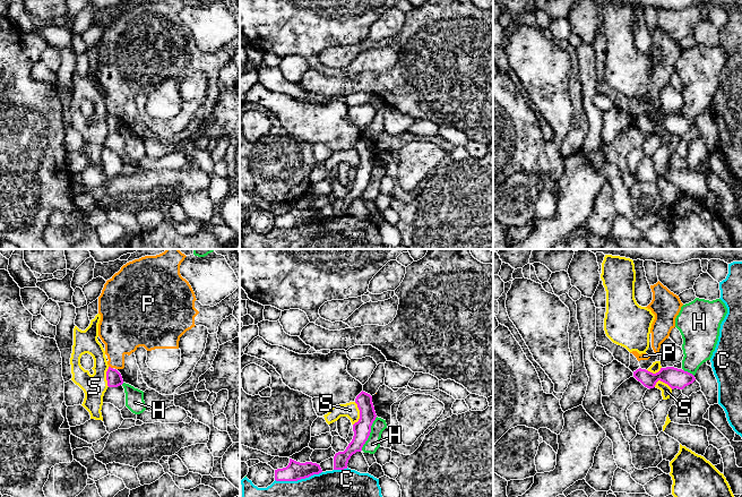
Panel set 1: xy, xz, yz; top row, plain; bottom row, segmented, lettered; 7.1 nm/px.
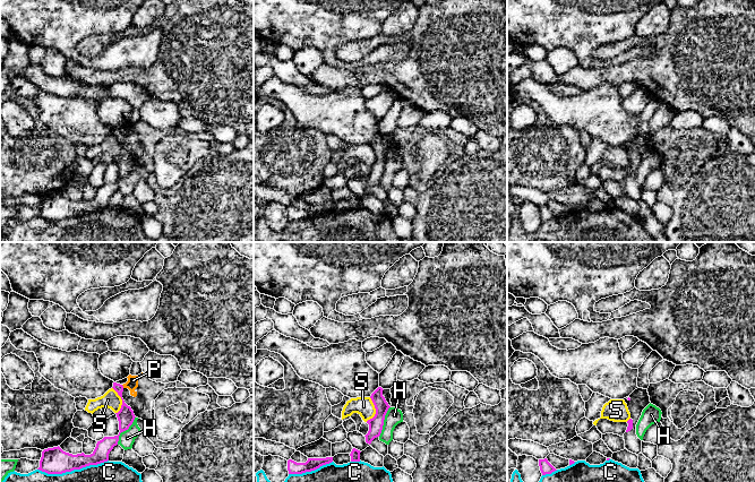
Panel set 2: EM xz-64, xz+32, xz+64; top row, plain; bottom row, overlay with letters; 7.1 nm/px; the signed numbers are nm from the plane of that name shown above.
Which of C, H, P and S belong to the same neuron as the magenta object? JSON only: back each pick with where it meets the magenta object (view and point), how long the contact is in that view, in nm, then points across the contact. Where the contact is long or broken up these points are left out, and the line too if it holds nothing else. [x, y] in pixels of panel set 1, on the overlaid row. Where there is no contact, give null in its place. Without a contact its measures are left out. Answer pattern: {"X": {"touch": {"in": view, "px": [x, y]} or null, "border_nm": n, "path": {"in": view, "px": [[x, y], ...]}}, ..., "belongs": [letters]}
{"belongs": []}

